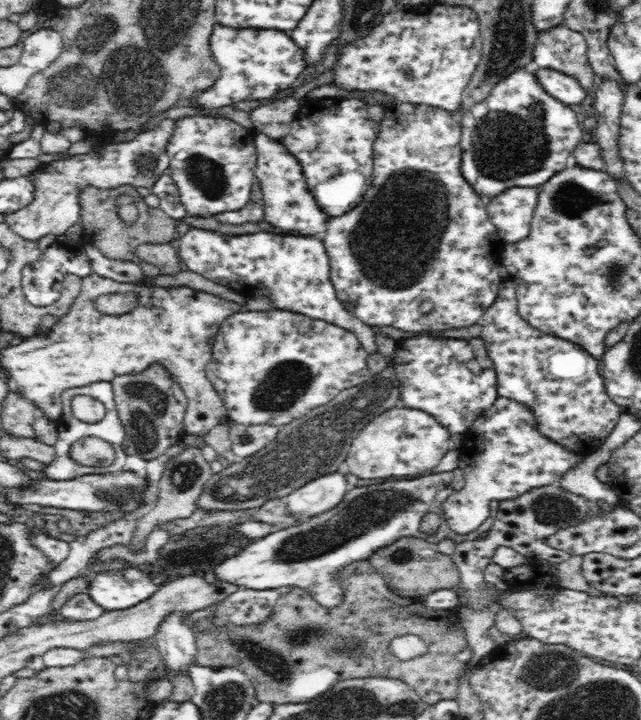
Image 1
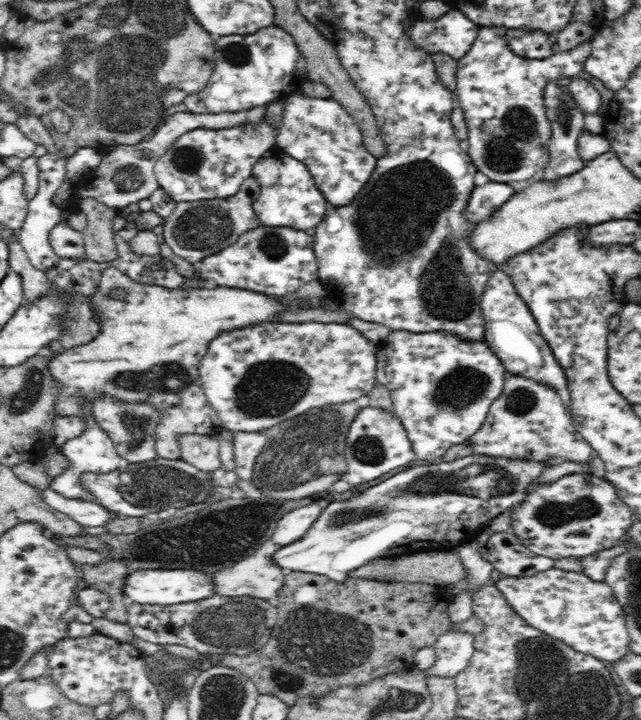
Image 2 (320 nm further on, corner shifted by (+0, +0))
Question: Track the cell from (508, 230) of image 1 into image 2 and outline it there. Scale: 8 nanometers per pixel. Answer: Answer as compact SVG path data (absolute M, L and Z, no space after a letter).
M488 182L481 186L475 186L470 192L470 196L468 196L468 202L466 202L466 206L464 206L464 217L466 220L471 223L480 222L480 220L486 220L496 208L500 208L512 194L514 194L514 189L512 189L508 183L499 183L499 182Z

